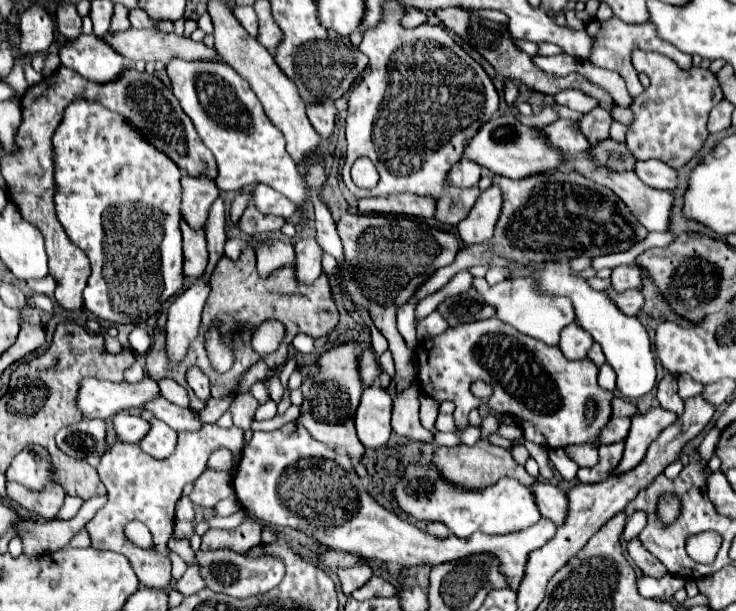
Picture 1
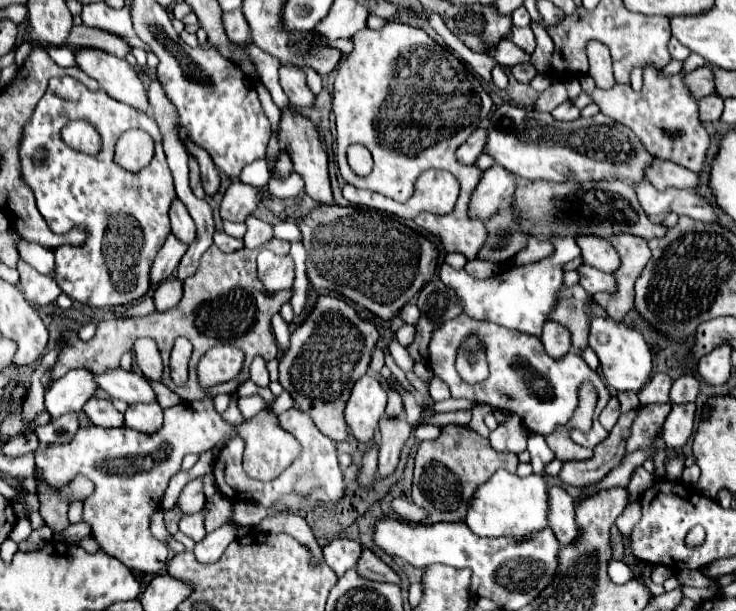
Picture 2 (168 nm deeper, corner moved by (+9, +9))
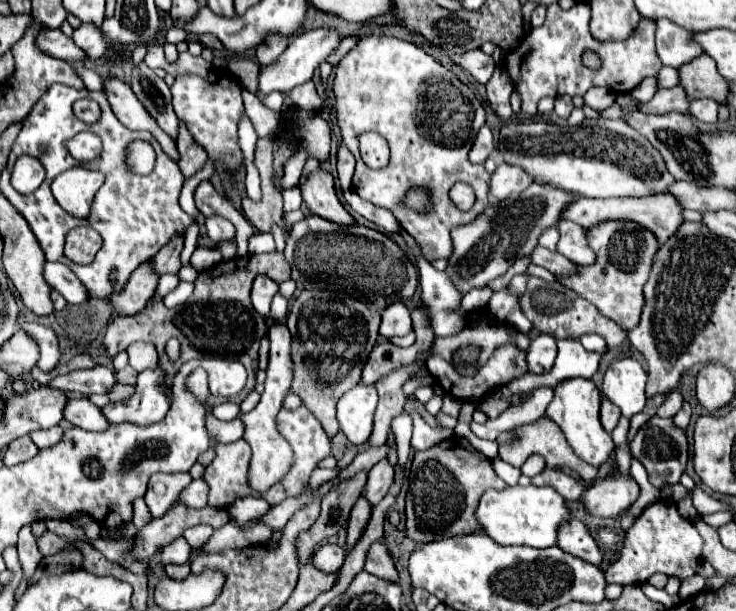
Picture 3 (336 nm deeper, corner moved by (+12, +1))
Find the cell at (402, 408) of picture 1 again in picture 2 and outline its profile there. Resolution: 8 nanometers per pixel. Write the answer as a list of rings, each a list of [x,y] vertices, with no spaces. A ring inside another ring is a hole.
[[[383,417],[379,421],[379,433],[381,433],[381,441],[379,441],[379,475],[387,477],[397,467],[401,447],[411,437],[413,425],[407,419]]]

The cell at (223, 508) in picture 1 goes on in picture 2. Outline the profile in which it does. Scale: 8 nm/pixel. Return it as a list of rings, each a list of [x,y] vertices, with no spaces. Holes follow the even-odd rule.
[[[203,511],[195,515],[183,515],[179,521],[179,531],[181,533],[199,533],[199,539],[205,537],[205,525],[203,525]]]

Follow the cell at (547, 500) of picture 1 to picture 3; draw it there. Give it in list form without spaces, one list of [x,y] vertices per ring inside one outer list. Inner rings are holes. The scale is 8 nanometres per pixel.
[[[572,519],[572,521],[564,523],[564,527],[560,527],[558,545],[566,553],[572,553],[574,557],[580,557],[592,565],[602,563],[602,551],[598,547],[598,543],[594,541],[594,537],[586,529],[586,525],[578,519]]]

